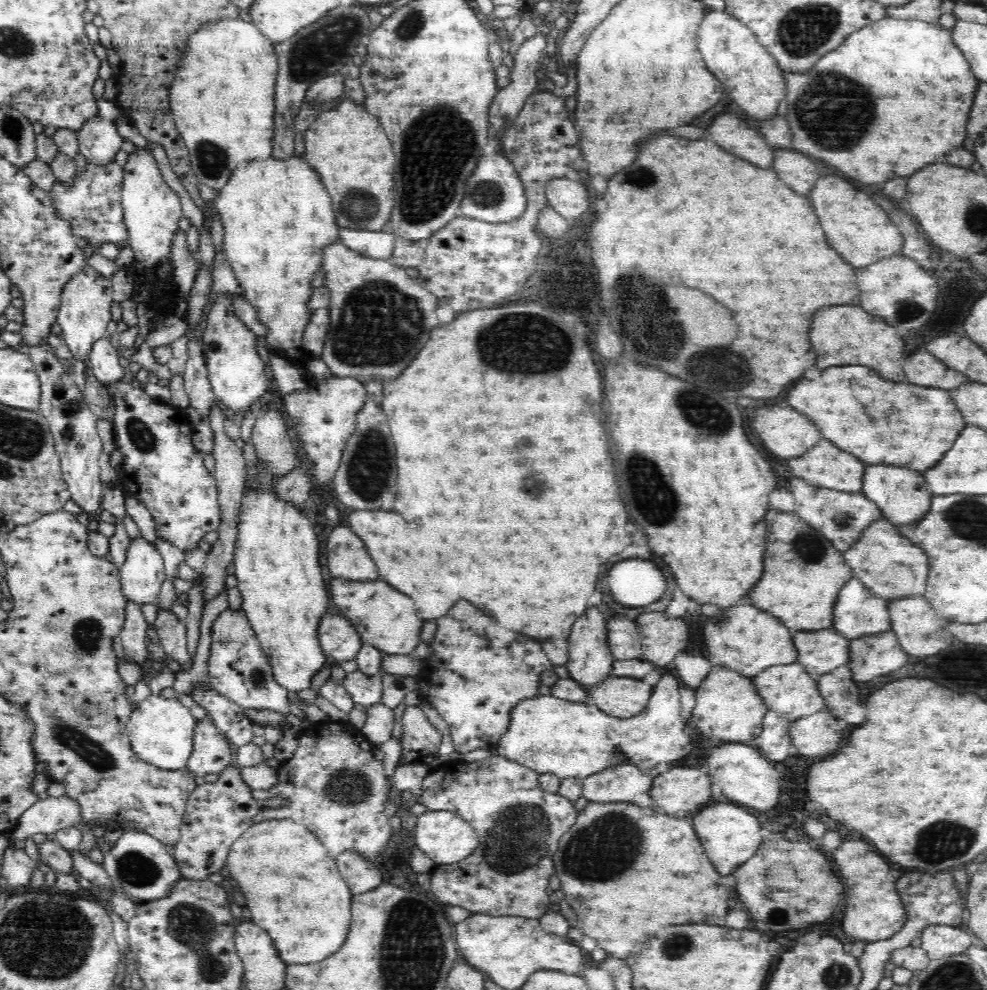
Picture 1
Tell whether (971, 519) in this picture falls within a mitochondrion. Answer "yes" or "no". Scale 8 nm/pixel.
yes

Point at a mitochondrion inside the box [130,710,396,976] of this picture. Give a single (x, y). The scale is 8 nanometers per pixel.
(348, 786)

